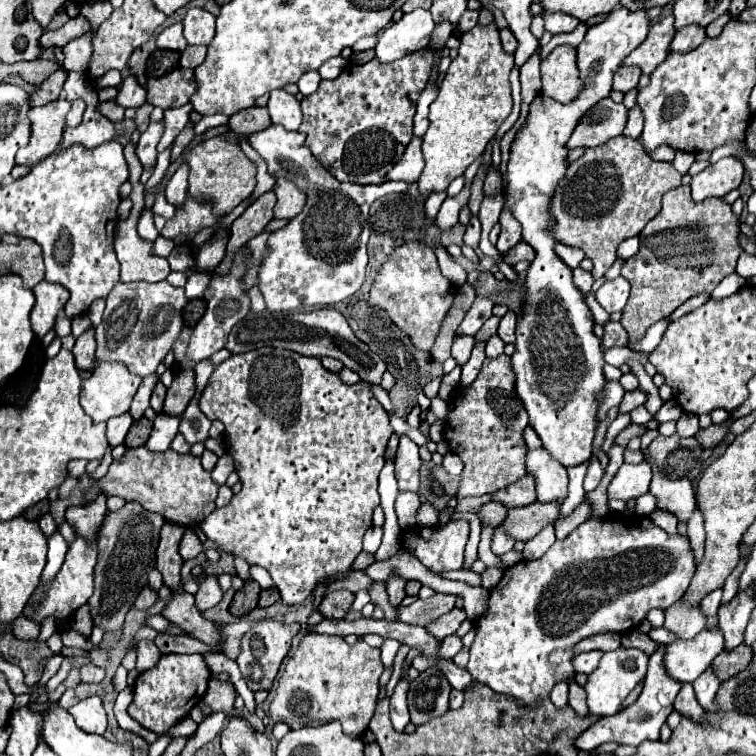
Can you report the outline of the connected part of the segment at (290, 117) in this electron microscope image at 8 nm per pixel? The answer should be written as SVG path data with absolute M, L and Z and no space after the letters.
M272 90L270 100L268 100L268 112L274 124L280 124L288 130L298 130L302 124L302 112L300 112L300 102L296 96L284 92L284 90Z

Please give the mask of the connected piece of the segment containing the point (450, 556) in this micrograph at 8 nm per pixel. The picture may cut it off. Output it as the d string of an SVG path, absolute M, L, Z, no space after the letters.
M450 520L444 528L438 528L438 526L414 528L414 530L408 530L404 536L408 538L406 550L410 550L428 570L440 572L440 570L460 570L462 568L468 534L470 534L468 520Z

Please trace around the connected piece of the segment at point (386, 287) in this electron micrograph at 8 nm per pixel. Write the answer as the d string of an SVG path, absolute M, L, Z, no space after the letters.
M414 240L398 246L382 264L370 288L368 306L384 310L392 324L398 326L418 350L430 352L444 324L444 318L452 308L456 292L458 286L454 286L452 282L448 282L448 278L442 276L432 248L420 240Z

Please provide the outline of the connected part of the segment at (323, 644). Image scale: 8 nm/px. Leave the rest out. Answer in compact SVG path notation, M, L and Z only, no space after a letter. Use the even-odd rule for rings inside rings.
M306 634L278 682L276 696L270 704L270 718L274 722L286 722L292 730L304 726L316 728L332 720L340 720L346 734L360 738L376 708L378 678L382 670L380 650L368 646L362 638L350 646L344 638ZM296 714L304 716L304 722L298 724Z

